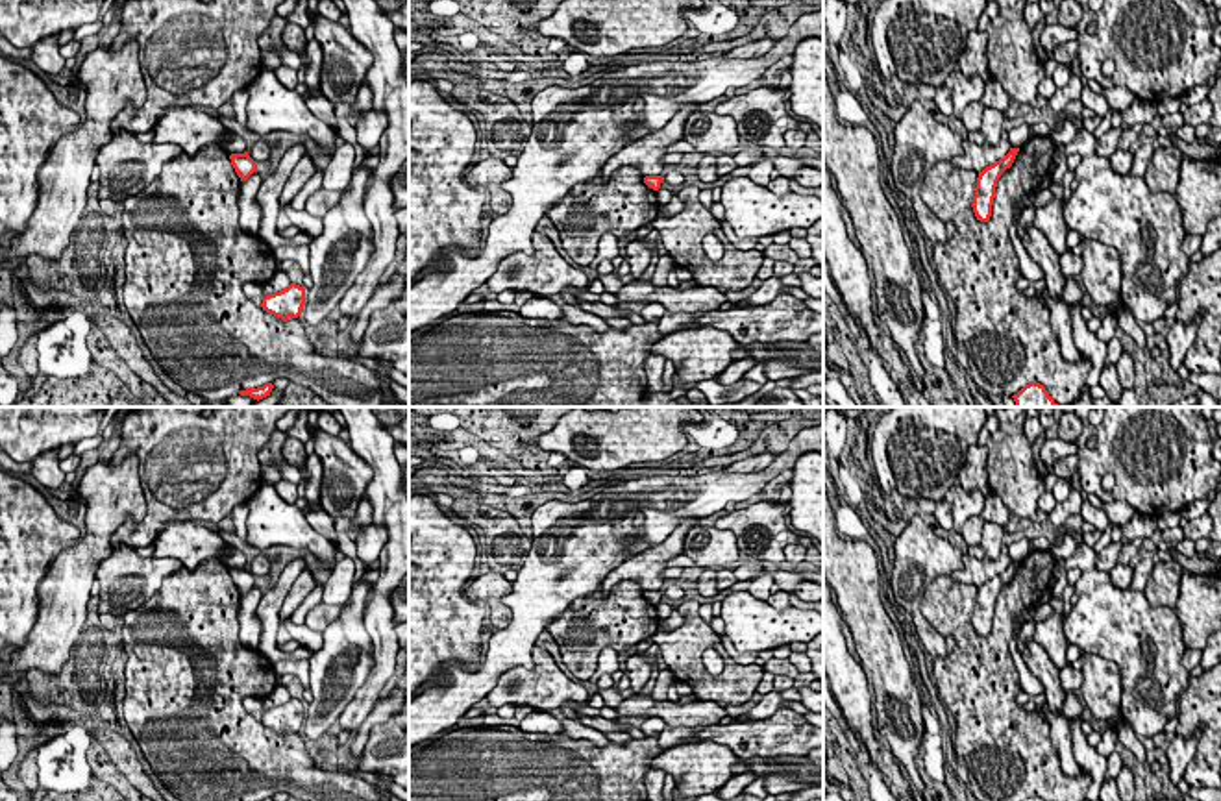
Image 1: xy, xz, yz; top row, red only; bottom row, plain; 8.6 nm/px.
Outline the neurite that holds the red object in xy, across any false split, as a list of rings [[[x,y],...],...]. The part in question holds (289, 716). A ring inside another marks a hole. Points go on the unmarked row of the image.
[[[290,697],[287,703],[263,712],[263,725],[287,736],[290,731],[298,733],[305,720],[305,703]]]

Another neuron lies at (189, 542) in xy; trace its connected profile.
[[[192,520],[170,522],[154,540],[154,557],[174,557],[183,568],[194,572],[204,561],[216,559],[228,570],[244,568],[246,555],[228,544],[216,531]]]

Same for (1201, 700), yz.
[[[1221,662],[1190,677],[1180,696],[1177,733],[1182,738],[1199,734],[1197,751],[1184,771],[1195,788],[1221,788]]]

